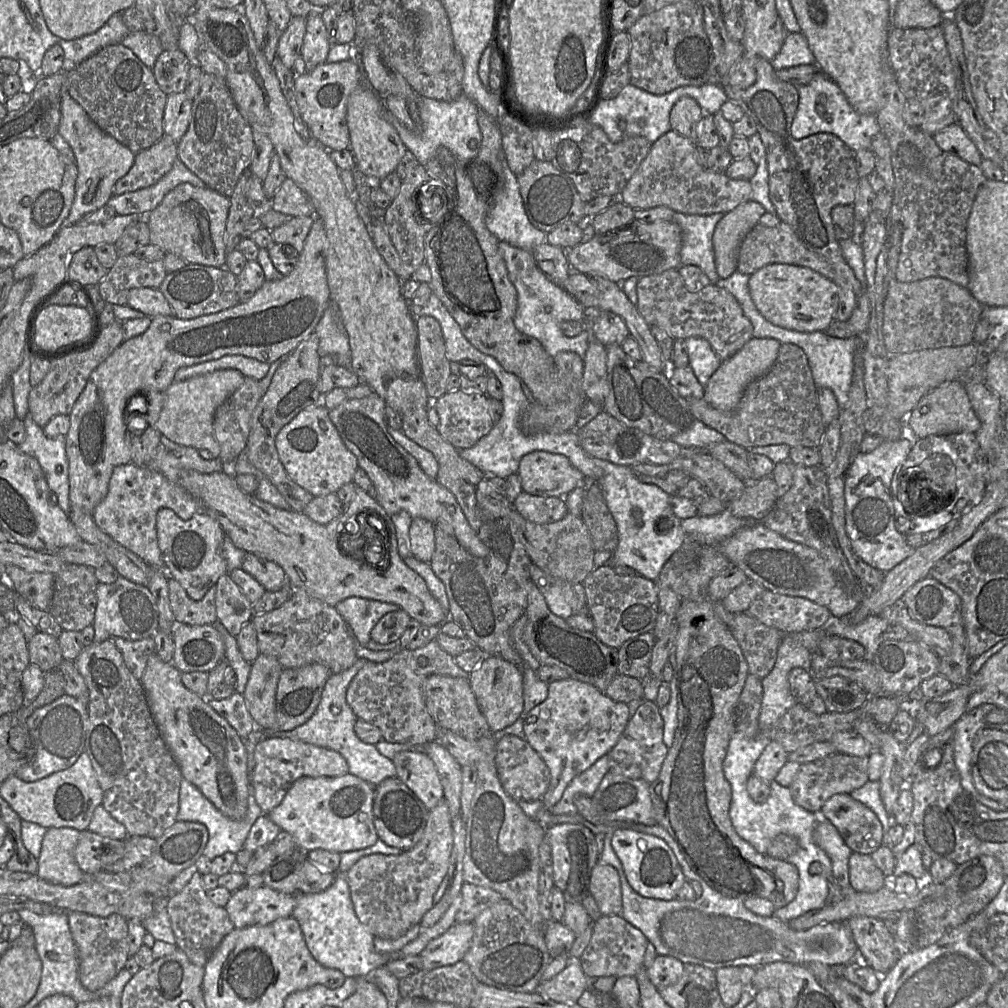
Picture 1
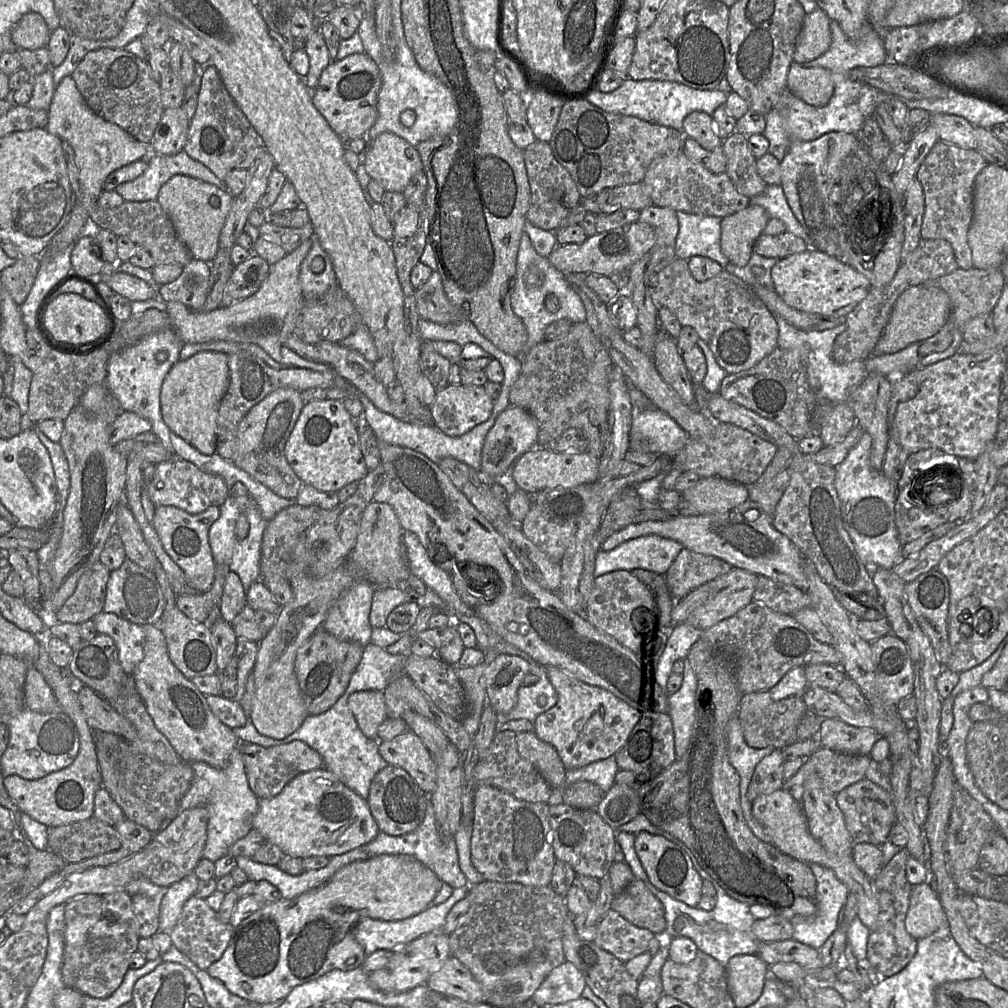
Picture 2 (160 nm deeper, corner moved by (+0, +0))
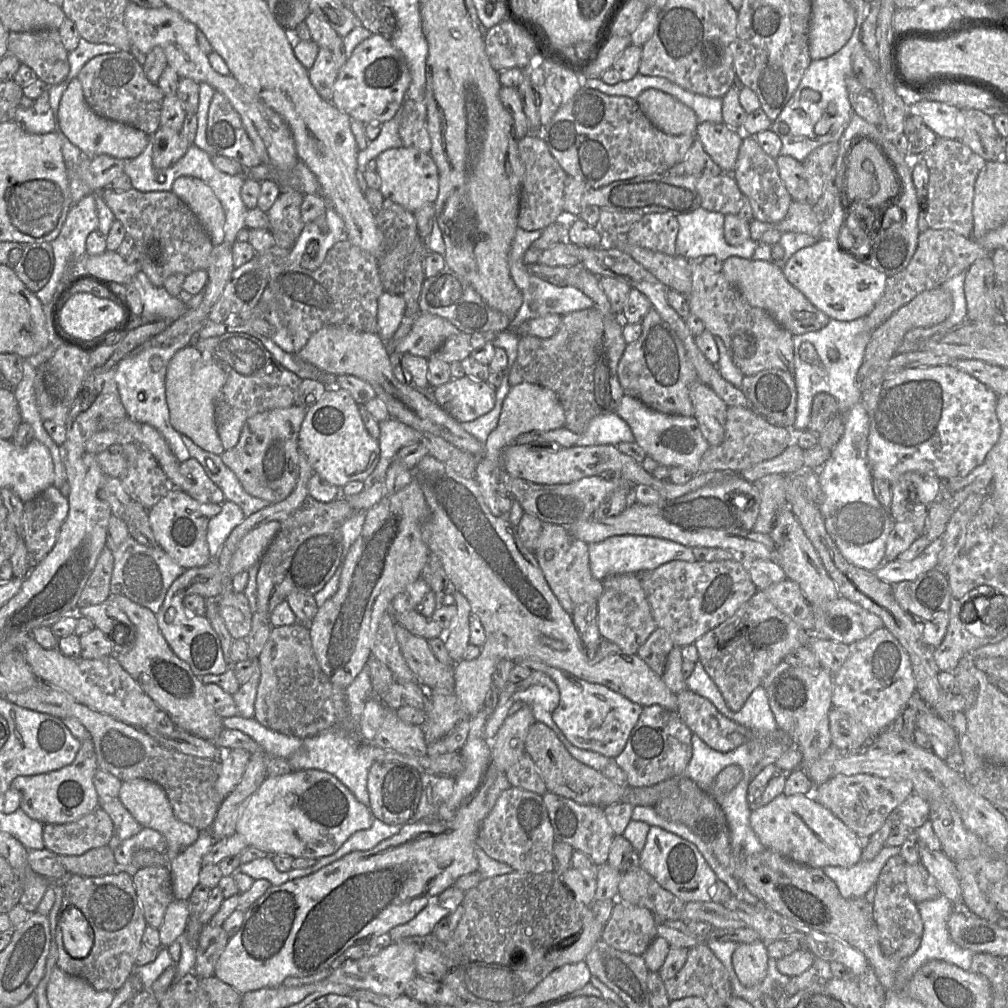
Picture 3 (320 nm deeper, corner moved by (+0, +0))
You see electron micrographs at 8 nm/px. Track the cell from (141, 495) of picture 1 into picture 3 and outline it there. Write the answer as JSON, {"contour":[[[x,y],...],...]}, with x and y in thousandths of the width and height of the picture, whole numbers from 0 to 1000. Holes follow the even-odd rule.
{"contour":[[[188,453],[181,458],[178,467],[183,473],[183,482],[178,485],[184,487],[191,495],[198,499],[220,500],[223,497],[218,484],[205,472],[194,455]]]}

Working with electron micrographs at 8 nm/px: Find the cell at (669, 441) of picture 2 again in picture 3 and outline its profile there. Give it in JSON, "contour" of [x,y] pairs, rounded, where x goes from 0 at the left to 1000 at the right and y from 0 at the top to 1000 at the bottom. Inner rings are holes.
{"contour":[[[608,408],[589,414],[570,442],[612,441],[615,438],[629,438],[629,432],[622,419]]]}

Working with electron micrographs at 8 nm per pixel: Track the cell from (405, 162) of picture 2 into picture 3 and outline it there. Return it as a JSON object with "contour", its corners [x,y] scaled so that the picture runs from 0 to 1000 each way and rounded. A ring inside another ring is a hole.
{"contour":[[[410,146],[389,147],[373,157],[373,169],[377,177],[377,190],[382,197],[411,210],[424,201],[431,201],[436,188],[435,168],[427,153]]]}

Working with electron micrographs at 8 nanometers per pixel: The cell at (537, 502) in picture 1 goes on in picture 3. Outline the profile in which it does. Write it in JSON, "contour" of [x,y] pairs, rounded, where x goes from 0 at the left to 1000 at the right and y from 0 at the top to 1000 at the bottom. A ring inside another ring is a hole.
{"contour":[[[539,520],[529,550],[544,580],[563,608],[566,609],[575,599],[592,598],[598,588],[598,578],[586,569],[583,539],[569,533],[560,522]]]}

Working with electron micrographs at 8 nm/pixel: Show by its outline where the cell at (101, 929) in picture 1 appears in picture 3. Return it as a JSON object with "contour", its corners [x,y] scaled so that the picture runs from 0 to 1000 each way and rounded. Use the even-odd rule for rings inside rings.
{"contour":[[[125,865],[97,870],[68,868],[63,875],[63,892],[57,910],[56,958],[70,968],[83,971],[94,982],[116,984],[131,965],[134,947],[141,938],[140,933],[145,919],[132,878],[132,869]],[[67,899],[76,900],[93,925],[92,938],[83,950],[70,948],[63,939],[60,910]]]}

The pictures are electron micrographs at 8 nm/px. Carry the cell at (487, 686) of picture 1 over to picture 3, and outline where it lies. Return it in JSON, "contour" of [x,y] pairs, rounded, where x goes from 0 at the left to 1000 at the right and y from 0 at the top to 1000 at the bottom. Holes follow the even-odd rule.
{"contour":[[[531,654],[514,655],[512,659],[524,662],[528,666],[539,667],[551,677],[556,687],[556,695],[548,707],[548,713],[569,740],[606,753],[619,744],[625,727],[638,704],[636,699],[597,679],[573,674]]]}

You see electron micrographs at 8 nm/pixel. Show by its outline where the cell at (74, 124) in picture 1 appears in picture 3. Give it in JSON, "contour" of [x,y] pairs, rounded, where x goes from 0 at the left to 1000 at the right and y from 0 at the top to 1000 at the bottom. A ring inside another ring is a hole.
{"contour":[[[73,77],[63,90],[56,113],[57,129],[77,146],[83,155],[108,154],[125,159],[138,155],[147,143],[145,132],[126,123],[97,115],[84,100],[81,84]]]}

